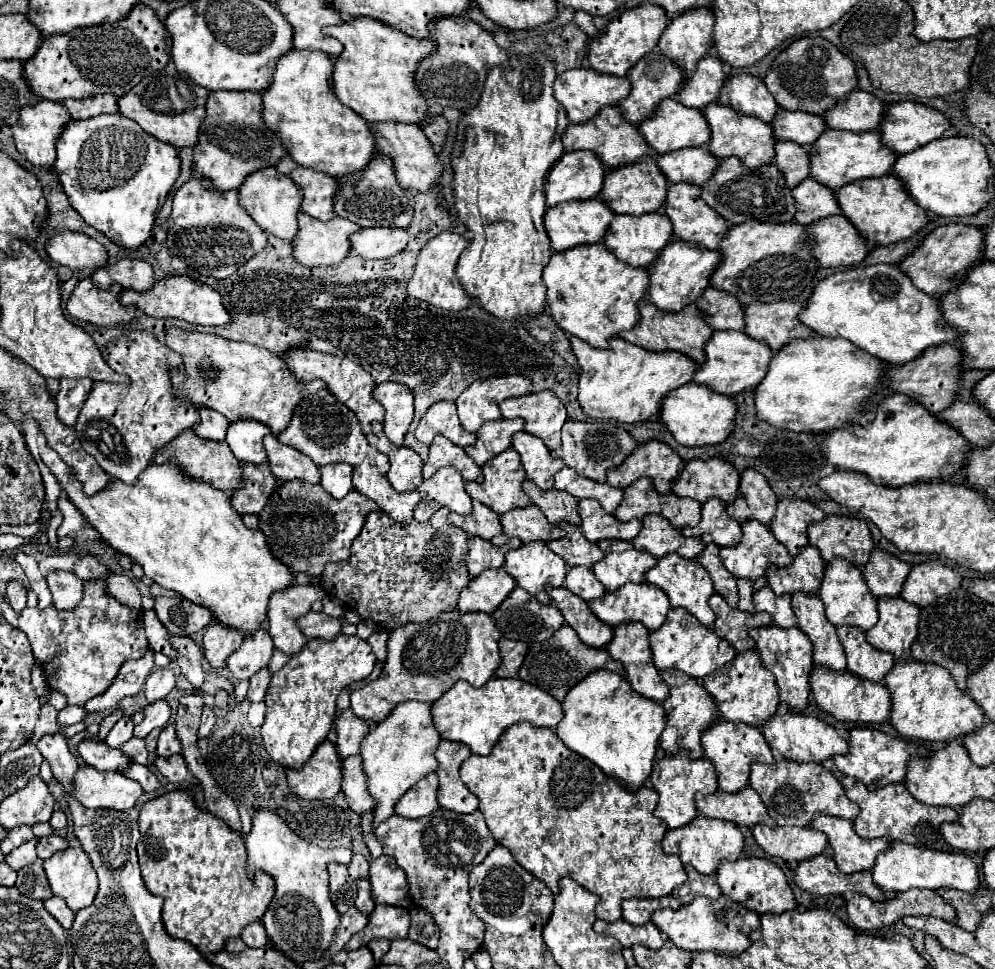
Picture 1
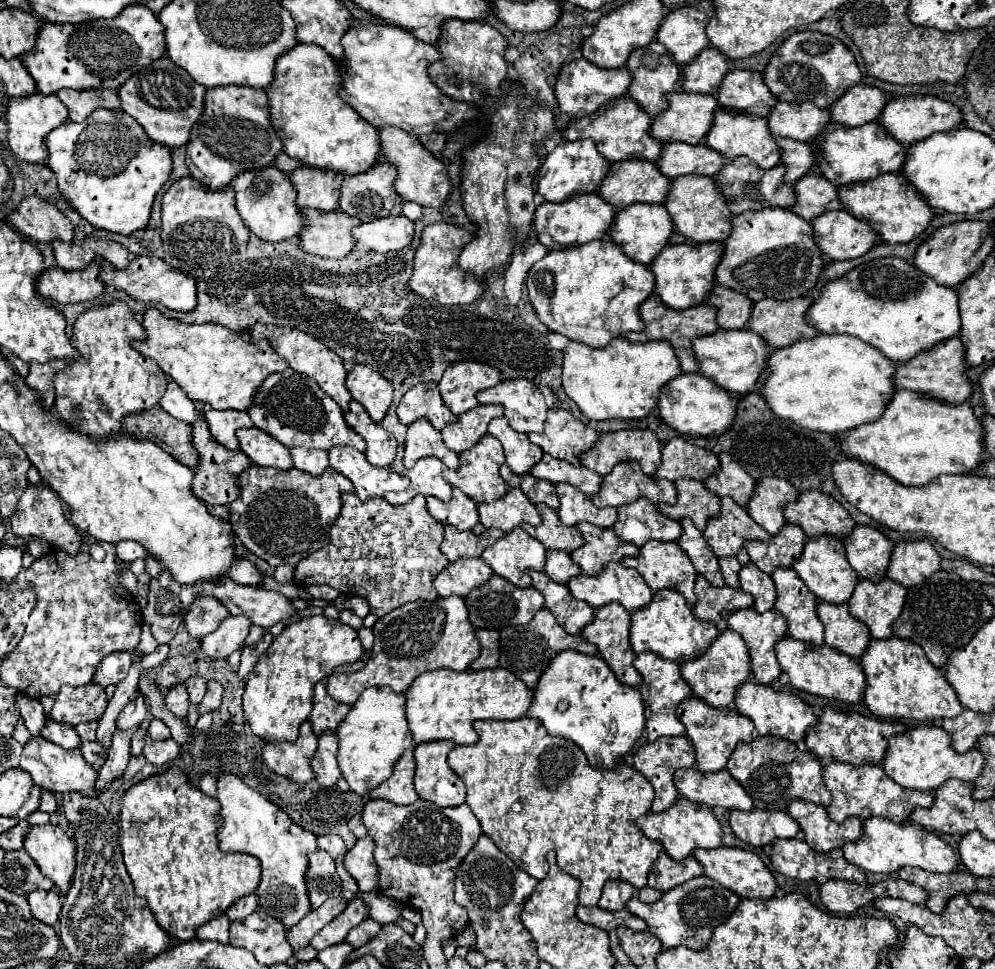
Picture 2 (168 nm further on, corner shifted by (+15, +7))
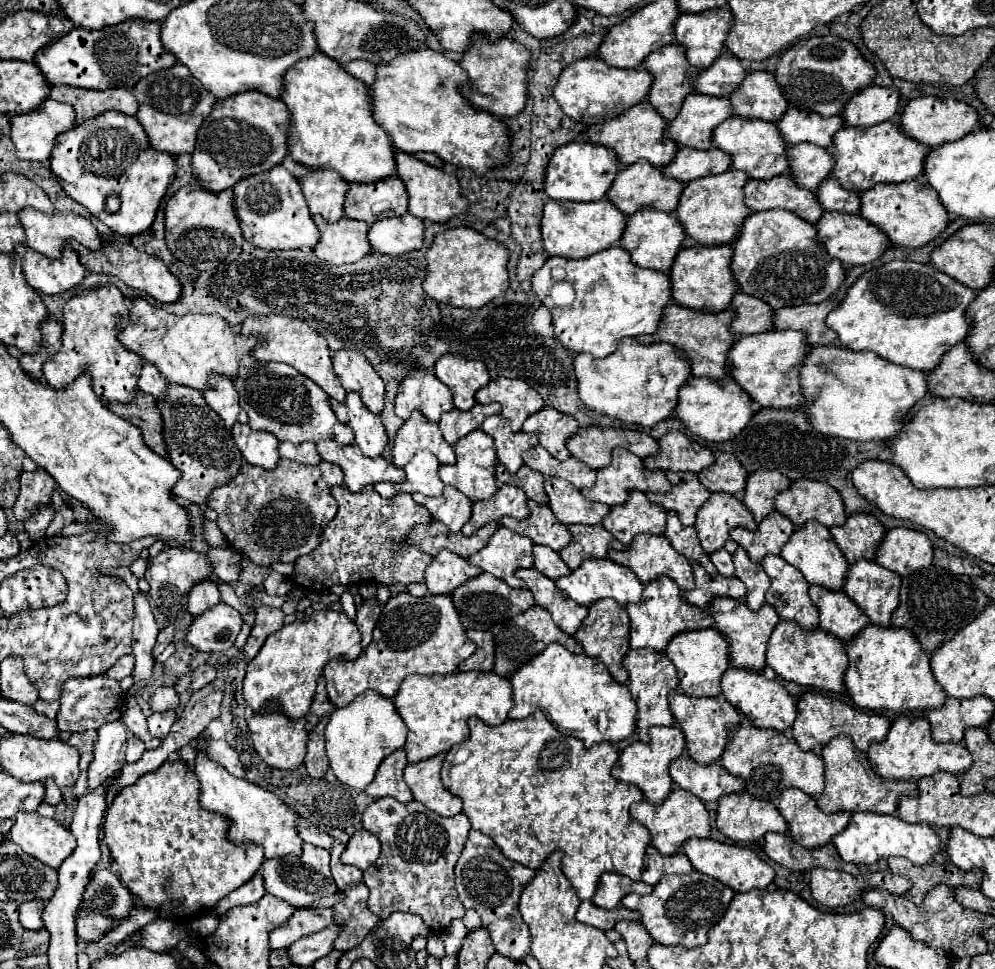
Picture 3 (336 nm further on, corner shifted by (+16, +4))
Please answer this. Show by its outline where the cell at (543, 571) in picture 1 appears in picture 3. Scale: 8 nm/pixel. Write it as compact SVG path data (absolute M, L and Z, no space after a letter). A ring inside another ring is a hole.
M500 526L488 544L476 552L470 560L472 566L478 566L484 572L490 572L492 576L504 580L512 588L524 586L520 578L514 576L518 568L532 568L532 540Z

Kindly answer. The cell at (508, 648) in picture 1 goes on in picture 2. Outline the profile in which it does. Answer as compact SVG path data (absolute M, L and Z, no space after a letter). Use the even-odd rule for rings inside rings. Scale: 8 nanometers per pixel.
M477 629L481 655L471 663L471 669L493 669L499 661L499 633L495 629Z

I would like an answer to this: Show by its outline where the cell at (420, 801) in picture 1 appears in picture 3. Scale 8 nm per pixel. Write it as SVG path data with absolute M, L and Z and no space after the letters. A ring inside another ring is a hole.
M404 748L386 756L382 760L382 764L378 766L376 778L366 786L366 794L372 796L372 798L392 796L400 802L410 802L412 792L402 778L402 770L404 770L406 764L408 764L408 760L406 760L406 750Z

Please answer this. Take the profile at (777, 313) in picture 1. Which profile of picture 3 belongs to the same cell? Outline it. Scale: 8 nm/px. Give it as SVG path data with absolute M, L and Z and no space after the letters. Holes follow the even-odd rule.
M826 300L820 304L800 304L776 310L774 328L778 330L802 330L808 334L808 342L812 346L828 346L836 342L836 332L832 332L824 320L832 308L836 308L836 300Z

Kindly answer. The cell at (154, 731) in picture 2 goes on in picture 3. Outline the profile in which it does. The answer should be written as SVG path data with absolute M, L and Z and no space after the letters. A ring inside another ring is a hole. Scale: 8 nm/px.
M164 712L164 714L152 714L150 718L148 718L148 728L150 728L150 734L154 736L154 738L166 738L168 736L168 732L170 732L170 728L172 728L172 724L178 720L178 716L176 716L176 712Z

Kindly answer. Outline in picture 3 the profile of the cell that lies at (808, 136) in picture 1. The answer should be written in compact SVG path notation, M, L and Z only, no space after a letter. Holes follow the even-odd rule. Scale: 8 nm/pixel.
M788 108L782 120L778 122L778 128L788 144L800 144L810 142L820 148L830 148L834 134L844 126L842 116L830 116L824 118L816 112Z

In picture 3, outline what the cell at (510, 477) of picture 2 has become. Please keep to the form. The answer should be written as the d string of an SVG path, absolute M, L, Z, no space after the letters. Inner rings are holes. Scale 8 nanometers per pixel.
M498 464L496 466L496 478L500 484L520 486L530 500L534 500L538 504L548 504L548 496L544 492L544 476L540 476L540 472L528 468L526 464L516 474L510 474L504 468L504 464Z

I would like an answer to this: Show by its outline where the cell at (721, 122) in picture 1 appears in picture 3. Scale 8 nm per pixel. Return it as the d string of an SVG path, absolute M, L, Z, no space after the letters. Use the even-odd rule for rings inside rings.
M732 116L714 130L712 140L716 148L722 148L732 156L732 168L746 172L754 180L770 180L772 176L788 172L788 156L786 156L788 144L780 136L778 126L772 122Z

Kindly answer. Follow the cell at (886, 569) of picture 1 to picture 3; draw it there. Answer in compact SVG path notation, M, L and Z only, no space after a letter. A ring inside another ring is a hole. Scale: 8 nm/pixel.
M854 512L842 526L832 526L830 534L840 546L848 564L854 564L860 558L874 558L876 546L882 542L886 528L872 514Z

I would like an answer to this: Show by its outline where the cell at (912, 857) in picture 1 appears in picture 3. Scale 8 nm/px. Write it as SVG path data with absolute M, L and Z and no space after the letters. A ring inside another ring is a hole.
M854 812L848 826L840 834L836 834L836 838L832 838L832 844L836 846L844 862L854 864L874 864L880 858L890 856L904 856L914 864L928 864L940 850L940 840L932 830L932 826L924 822L908 824L894 814L874 814L874 812Z

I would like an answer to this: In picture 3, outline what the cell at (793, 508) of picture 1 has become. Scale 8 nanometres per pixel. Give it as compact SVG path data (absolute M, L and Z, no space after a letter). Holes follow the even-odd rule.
M760 468L748 476L742 502L754 514L756 524L760 524L764 516L768 516L774 510L776 494L780 494L788 486L790 486L790 480L776 470Z

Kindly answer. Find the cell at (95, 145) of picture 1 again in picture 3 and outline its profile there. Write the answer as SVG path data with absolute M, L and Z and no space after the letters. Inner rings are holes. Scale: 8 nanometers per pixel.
M108 110L58 138L56 150L52 150L50 170L58 178L62 190L102 224L116 234L134 236L152 226L160 200L176 176L176 158L156 150L136 118ZM110 194L122 200L122 208L116 214L106 210L106 198Z

